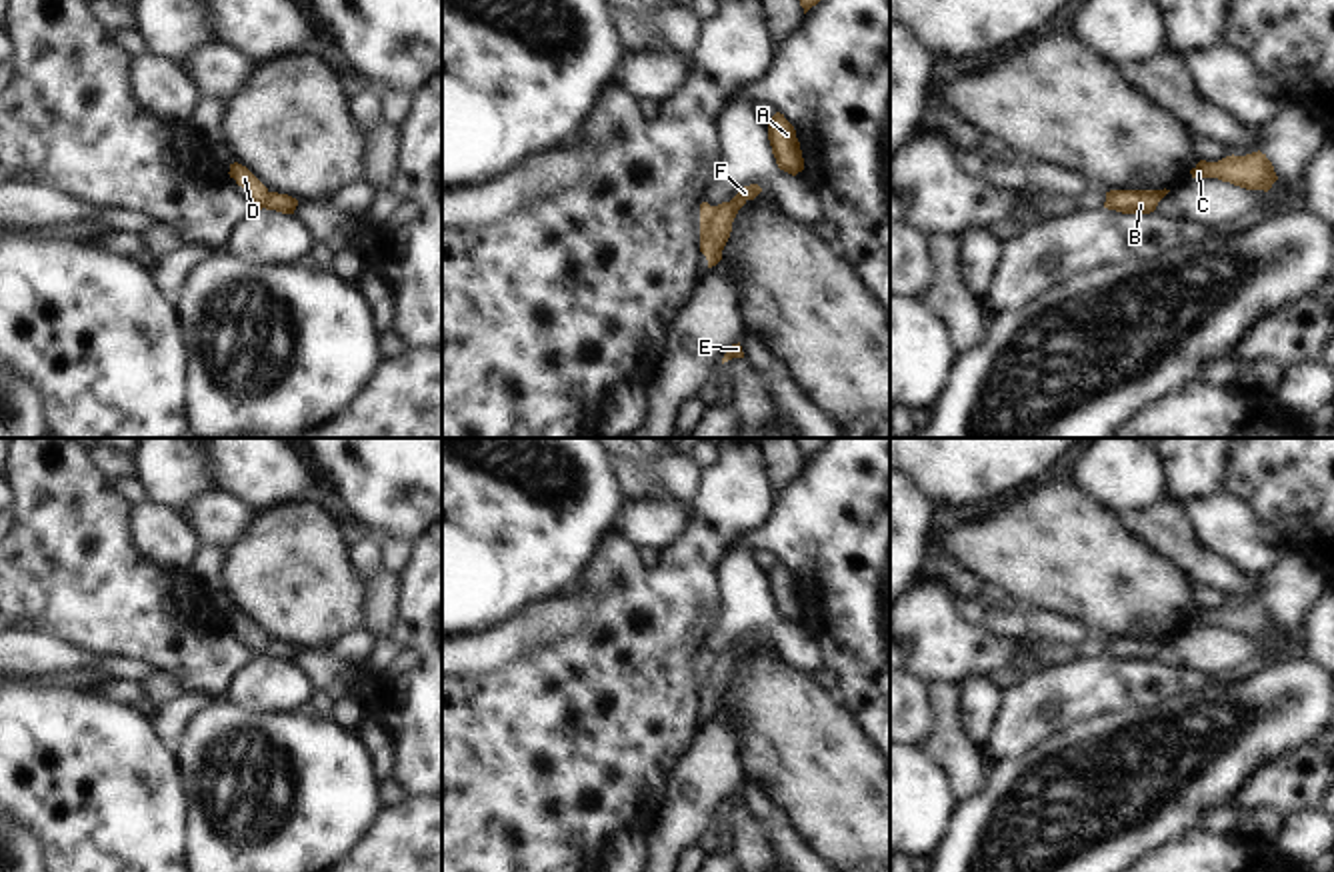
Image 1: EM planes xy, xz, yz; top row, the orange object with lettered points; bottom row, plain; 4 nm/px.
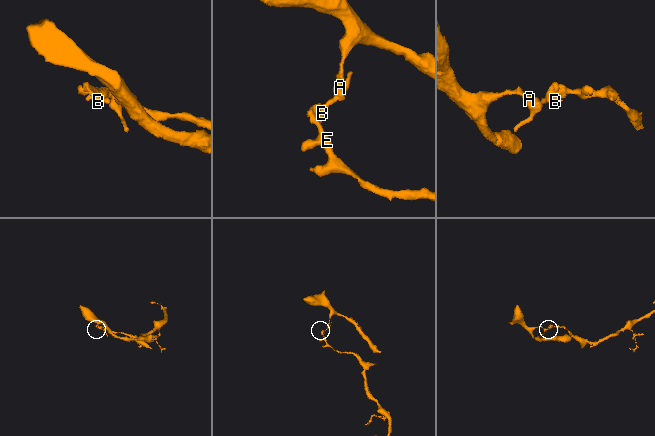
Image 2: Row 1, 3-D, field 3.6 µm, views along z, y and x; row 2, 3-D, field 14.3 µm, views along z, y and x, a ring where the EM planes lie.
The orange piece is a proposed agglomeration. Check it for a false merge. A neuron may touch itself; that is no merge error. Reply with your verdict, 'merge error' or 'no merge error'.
merge error

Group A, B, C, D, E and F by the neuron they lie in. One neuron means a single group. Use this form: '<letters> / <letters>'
A B F / C D E

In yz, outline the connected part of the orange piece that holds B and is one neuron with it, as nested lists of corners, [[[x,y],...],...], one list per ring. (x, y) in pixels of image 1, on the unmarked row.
[[[1110,638],[1104,656],[1122,662],[1150,662],[1170,638]]]

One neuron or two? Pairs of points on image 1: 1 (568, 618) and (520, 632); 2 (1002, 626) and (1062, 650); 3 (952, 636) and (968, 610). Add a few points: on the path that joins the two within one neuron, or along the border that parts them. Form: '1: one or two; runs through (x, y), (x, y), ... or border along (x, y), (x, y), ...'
1: one; runs through (556, 618), (532, 626)
2: two; border along (1056, 636), (1066, 644)
3: two; border along (958, 598), (958, 612), (982, 626)

